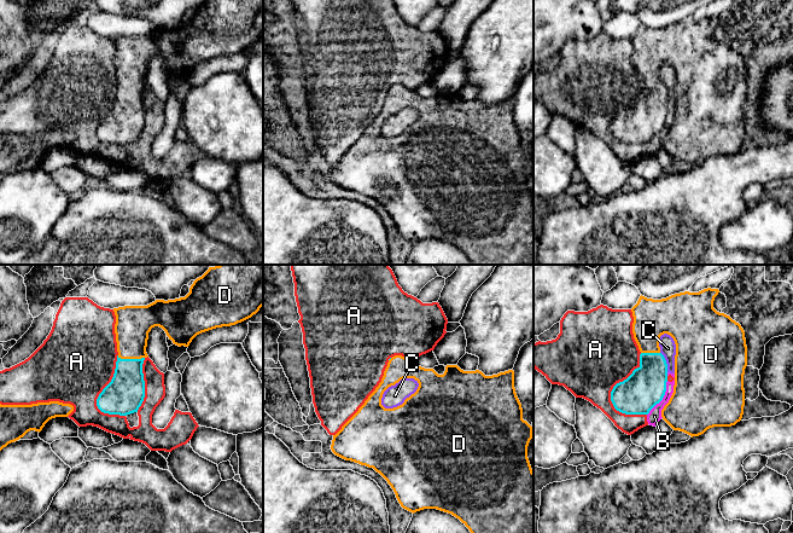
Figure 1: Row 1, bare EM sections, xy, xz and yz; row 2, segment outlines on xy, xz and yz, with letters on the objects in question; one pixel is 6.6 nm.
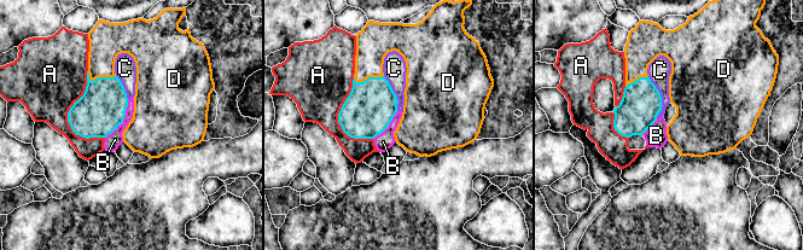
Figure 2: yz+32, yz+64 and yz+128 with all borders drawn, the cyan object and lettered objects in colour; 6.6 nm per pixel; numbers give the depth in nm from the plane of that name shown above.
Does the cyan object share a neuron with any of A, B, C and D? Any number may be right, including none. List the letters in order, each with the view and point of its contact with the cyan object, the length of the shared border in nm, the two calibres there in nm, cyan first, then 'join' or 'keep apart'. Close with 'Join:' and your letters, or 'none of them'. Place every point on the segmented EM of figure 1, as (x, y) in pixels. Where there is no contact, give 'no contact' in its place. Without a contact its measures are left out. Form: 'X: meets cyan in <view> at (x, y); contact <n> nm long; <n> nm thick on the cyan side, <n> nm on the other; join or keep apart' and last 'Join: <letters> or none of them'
A: meets cyan in yz at (616, 384); contact 420 nm long; 260 nm thick on the cyan side, 500 nm on the other; keep apart
B: meets cyan in yz at (663, 397); contact 280 nm long; 260 nm thick on the cyan side, 90 nm on the other; keep apart
C: meets cyan in yz at (665, 361); contact 140 nm long; 260 nm thick on the cyan side, 110 nm on the other; keep apart
D: meets cyan in xy at (130, 359); contact 180 nm long; 260 nm thick on the cyan side, 240 nm on the other; join
Join: D

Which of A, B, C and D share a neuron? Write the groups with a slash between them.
A B C / D

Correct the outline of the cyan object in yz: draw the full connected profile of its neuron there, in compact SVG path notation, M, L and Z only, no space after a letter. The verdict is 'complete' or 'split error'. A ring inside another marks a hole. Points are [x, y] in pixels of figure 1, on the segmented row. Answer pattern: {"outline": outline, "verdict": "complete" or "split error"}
{"outline": "M704 289L699 292L680 292L666 299L653 300L640 296L631 308L634 338L641 352L640 366L623 382L617 383L611 392L614 409L625 415L648 415L659 404L666 392L667 364L660 353L659 338L670 335L676 344L675 386L669 402L661 410L663 419L674 429L688 435L699 436L713 427L731 427L741 421L745 406L744 375L747 366L747 346L745 331L729 315L713 308L718 289Z", "verdict": "split error"}

